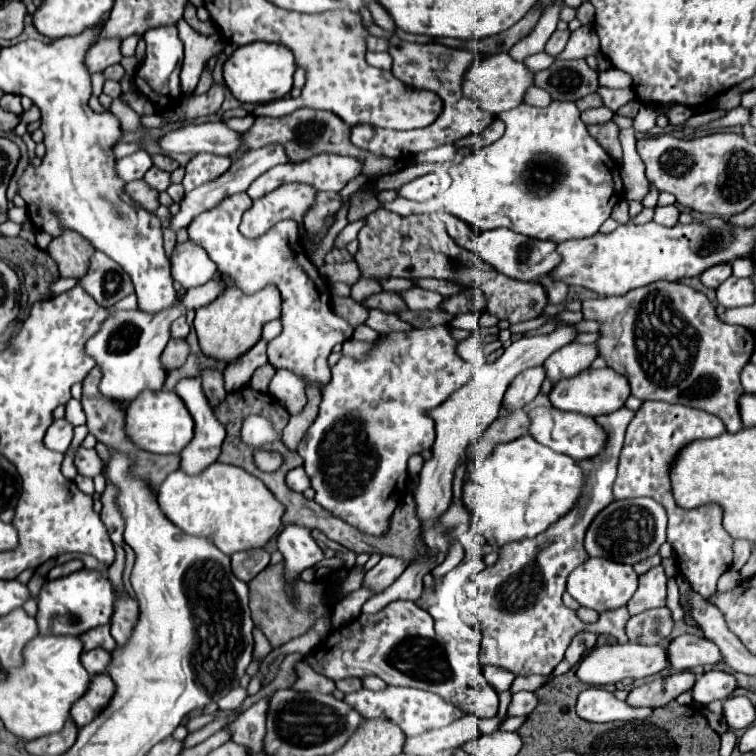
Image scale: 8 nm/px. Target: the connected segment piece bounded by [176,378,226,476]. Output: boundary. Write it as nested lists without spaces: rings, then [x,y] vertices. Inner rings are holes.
[[[186,378],[186,380],[178,382],[176,394],[184,400],[188,412],[190,412],[192,418],[194,418],[194,438],[192,438],[190,444],[184,448],[184,452],[182,452],[182,462],[180,462],[182,470],[184,470],[186,474],[192,474],[192,476],[194,476],[194,474],[200,474],[204,468],[208,468],[210,464],[216,462],[216,458],[220,456],[220,446],[222,446],[222,442],[224,442],[226,432],[224,432],[222,424],[218,424],[218,420],[216,420],[216,416],[214,416],[214,410],[210,408],[210,404],[208,404],[208,400],[206,400],[206,396],[204,396],[204,392],[202,392],[200,378]]]

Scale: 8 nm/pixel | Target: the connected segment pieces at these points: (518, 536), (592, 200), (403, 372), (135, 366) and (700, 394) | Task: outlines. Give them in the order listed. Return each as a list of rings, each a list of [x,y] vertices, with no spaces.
[[[528,434],[498,444],[486,460],[470,466],[466,475],[462,500],[472,514],[472,530],[498,548],[544,532],[576,504],[582,486],[582,470],[570,456],[552,452]]]
[[[556,100],[548,108],[520,104],[508,112],[502,112],[498,118],[506,124],[506,134],[490,146],[468,146],[456,152],[450,166],[452,186],[434,202],[434,210],[448,212],[468,222],[478,232],[506,226],[528,238],[550,240],[556,244],[594,236],[602,222],[610,218],[614,204],[624,198],[624,188],[616,160],[608,156],[604,148],[588,134],[576,104]]]
[[[448,326],[418,328],[406,334],[382,336],[378,346],[362,362],[342,356],[338,364],[332,366],[332,380],[322,390],[318,416],[298,444],[304,470],[316,490],[314,500],[324,510],[368,536],[380,538],[388,532],[392,514],[406,494],[408,458],[432,448],[436,438],[434,420],[426,412],[448,400],[452,392],[470,380],[470,364],[456,354],[456,344]]]
[[[212,278],[210,282],[206,282],[202,286],[188,288],[164,312],[156,312],[156,314],[148,314],[142,310],[112,312],[108,316],[108,320],[102,324],[100,332],[96,336],[92,336],[86,344],[86,352],[102,368],[100,392],[108,398],[130,404],[144,390],[162,390],[164,380],[166,380],[166,372],[162,372],[160,354],[170,340],[170,324],[178,316],[186,316],[188,310],[198,310],[210,302],[214,302],[218,296],[222,296],[224,290],[226,290],[224,280]]]
[[[658,282],[646,288],[630,290],[624,296],[606,296],[582,302],[584,320],[602,322],[602,338],[596,342],[600,356],[614,368],[618,374],[628,378],[632,394],[644,400],[662,400],[670,404],[684,404],[690,408],[698,408],[718,416],[728,432],[738,432],[742,428],[742,420],[738,416],[738,396],[742,394],[742,386],[738,380],[738,372],[742,364],[750,362],[754,352],[754,334],[744,326],[730,326],[718,320],[712,302],[690,286],[684,284],[668,284]]]

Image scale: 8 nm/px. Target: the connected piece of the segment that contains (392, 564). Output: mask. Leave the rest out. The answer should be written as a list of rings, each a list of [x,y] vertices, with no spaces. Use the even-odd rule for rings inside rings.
[[[382,556],[382,560],[364,574],[362,586],[370,588],[374,594],[378,594],[378,592],[386,590],[404,572],[404,568],[406,568],[406,564],[402,558]]]

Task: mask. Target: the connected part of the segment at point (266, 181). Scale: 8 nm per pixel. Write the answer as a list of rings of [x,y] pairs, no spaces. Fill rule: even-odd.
[[[316,154],[304,162],[288,162],[288,164],[282,164],[282,166],[274,166],[270,168],[268,172],[264,172],[262,176],[258,176],[250,188],[248,188],[248,196],[252,200],[268,194],[270,190],[282,186],[282,184],[288,184],[288,182],[304,182],[304,184],[310,184],[314,186],[316,190],[332,190],[332,192],[338,192],[340,188],[346,186],[348,180],[352,180],[354,176],[362,174],[362,164],[350,156],[338,156],[338,154]]]

